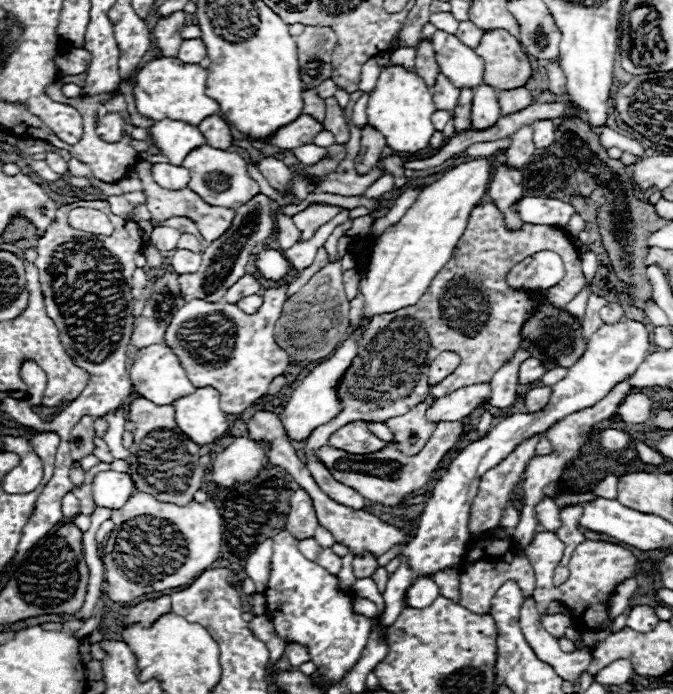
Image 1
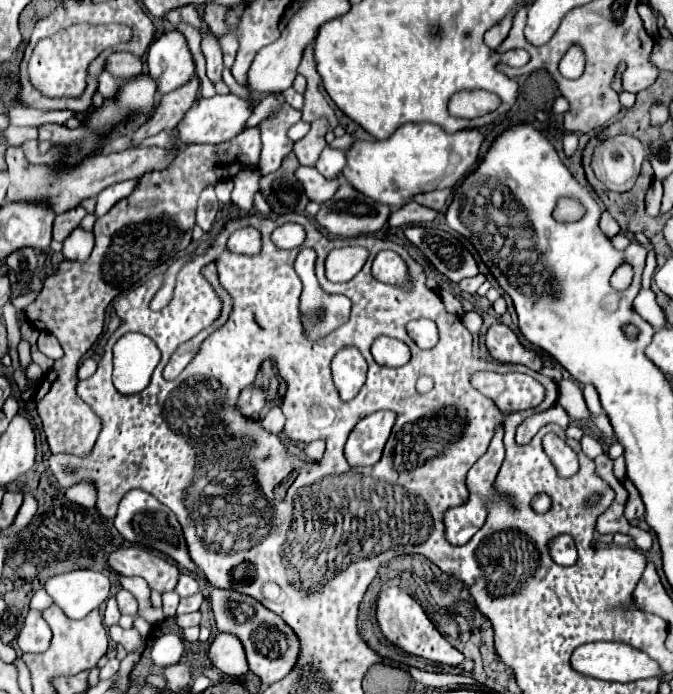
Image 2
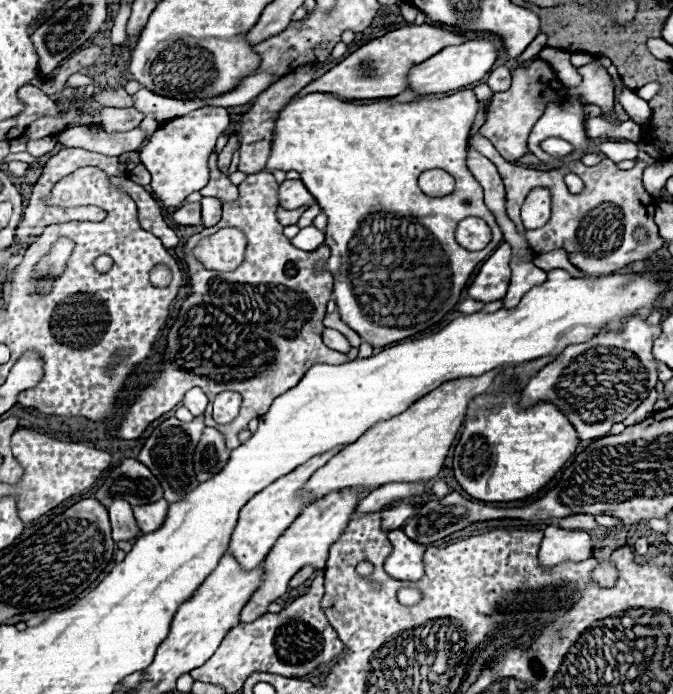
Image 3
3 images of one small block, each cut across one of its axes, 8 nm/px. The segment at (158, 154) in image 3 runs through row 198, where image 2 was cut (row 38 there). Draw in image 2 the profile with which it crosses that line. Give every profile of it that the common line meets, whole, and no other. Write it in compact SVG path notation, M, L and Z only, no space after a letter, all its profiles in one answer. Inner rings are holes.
M164 32L148 48L148 74L158 84L158 94L168 94L184 86L194 76L192 52L186 38L178 32Z

